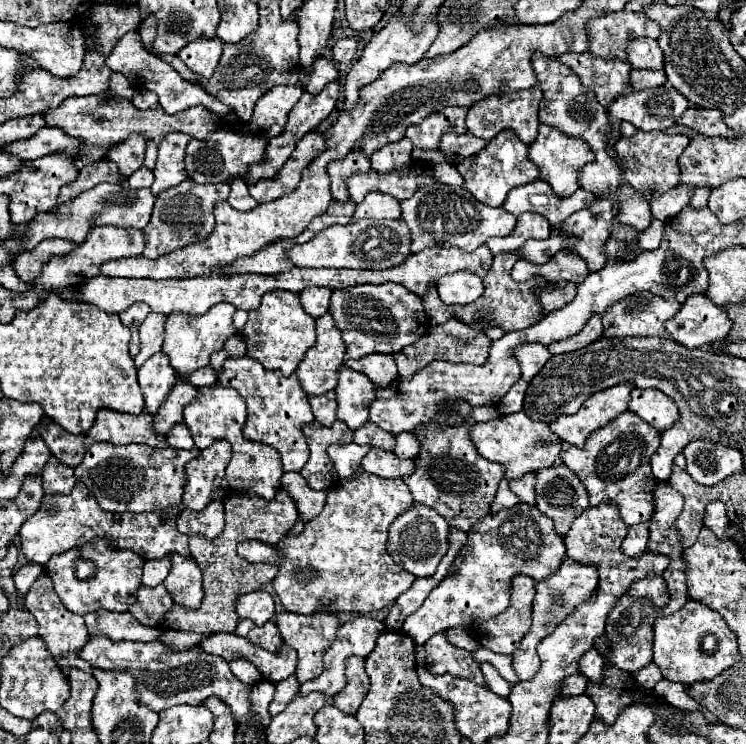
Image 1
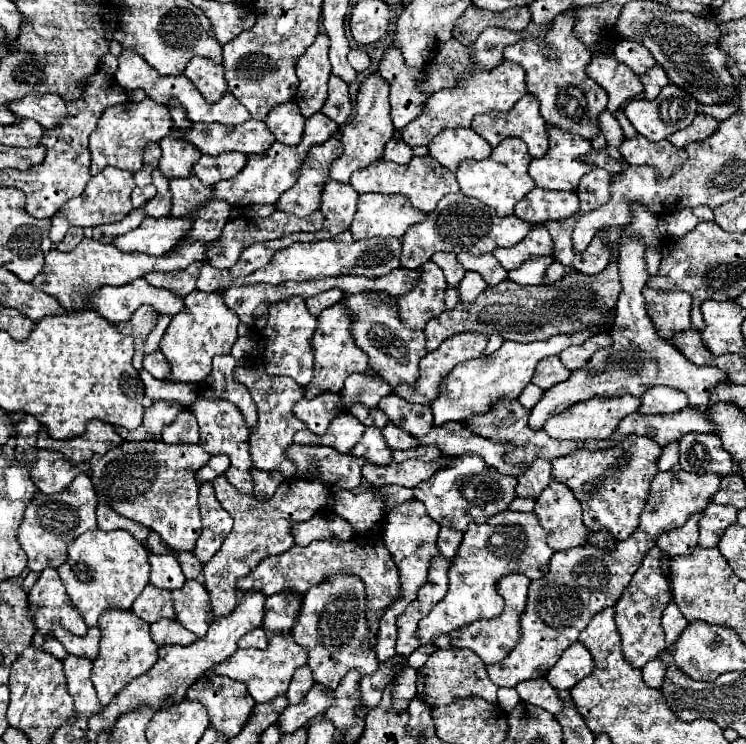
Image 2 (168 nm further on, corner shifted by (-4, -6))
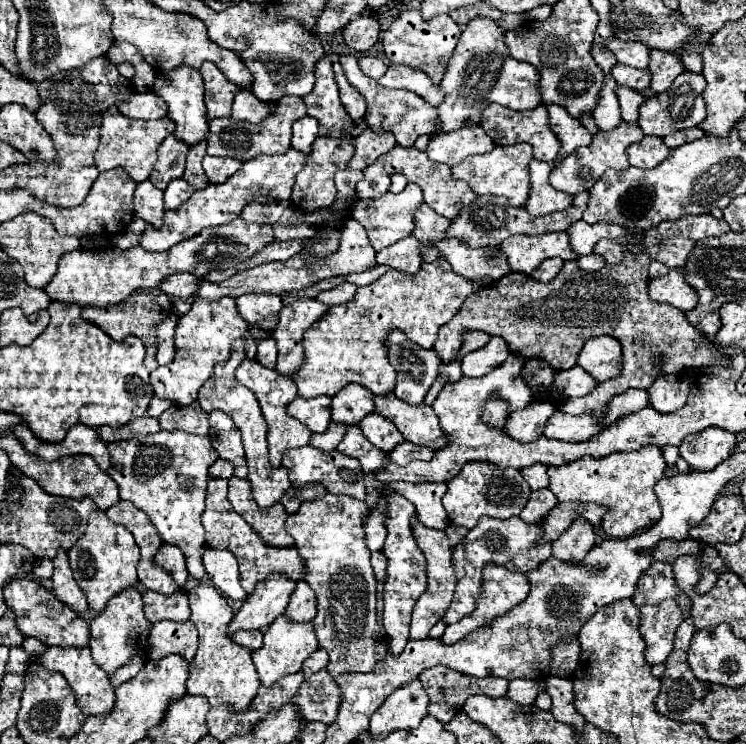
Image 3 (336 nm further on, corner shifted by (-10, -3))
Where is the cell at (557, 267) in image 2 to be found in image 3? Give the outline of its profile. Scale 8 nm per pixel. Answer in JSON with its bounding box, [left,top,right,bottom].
[532,258,564,282]

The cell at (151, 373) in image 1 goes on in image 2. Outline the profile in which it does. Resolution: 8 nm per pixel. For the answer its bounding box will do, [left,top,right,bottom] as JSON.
[144,351,170,379]

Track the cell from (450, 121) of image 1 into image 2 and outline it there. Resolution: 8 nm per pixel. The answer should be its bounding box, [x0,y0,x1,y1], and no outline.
[402,61,528,147]

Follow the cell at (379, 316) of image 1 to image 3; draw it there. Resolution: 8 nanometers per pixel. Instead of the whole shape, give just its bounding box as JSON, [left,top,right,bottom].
[386,328,438,404]

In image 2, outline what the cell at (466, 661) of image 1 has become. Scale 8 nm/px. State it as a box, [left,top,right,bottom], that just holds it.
[416,649,498,709]

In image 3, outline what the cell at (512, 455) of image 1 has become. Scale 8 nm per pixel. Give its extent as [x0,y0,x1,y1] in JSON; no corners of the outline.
[374,392,448,450]

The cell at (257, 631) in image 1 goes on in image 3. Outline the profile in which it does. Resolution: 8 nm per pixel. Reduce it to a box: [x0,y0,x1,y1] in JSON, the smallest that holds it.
[232,630,262,650]

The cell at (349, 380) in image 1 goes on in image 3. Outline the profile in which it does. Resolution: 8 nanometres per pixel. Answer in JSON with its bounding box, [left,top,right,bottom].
[358,412,404,452]

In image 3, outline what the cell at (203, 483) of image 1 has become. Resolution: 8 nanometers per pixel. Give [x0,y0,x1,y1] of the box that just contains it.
[210,458,234,478]

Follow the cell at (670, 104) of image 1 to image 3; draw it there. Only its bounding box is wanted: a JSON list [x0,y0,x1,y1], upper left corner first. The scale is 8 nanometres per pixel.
[638,72,706,138]

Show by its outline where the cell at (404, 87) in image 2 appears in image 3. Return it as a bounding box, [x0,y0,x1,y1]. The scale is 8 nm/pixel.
[382,10,462,86]

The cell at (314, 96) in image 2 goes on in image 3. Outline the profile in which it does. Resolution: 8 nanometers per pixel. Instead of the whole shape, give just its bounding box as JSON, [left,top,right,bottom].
[302,56,352,130]

